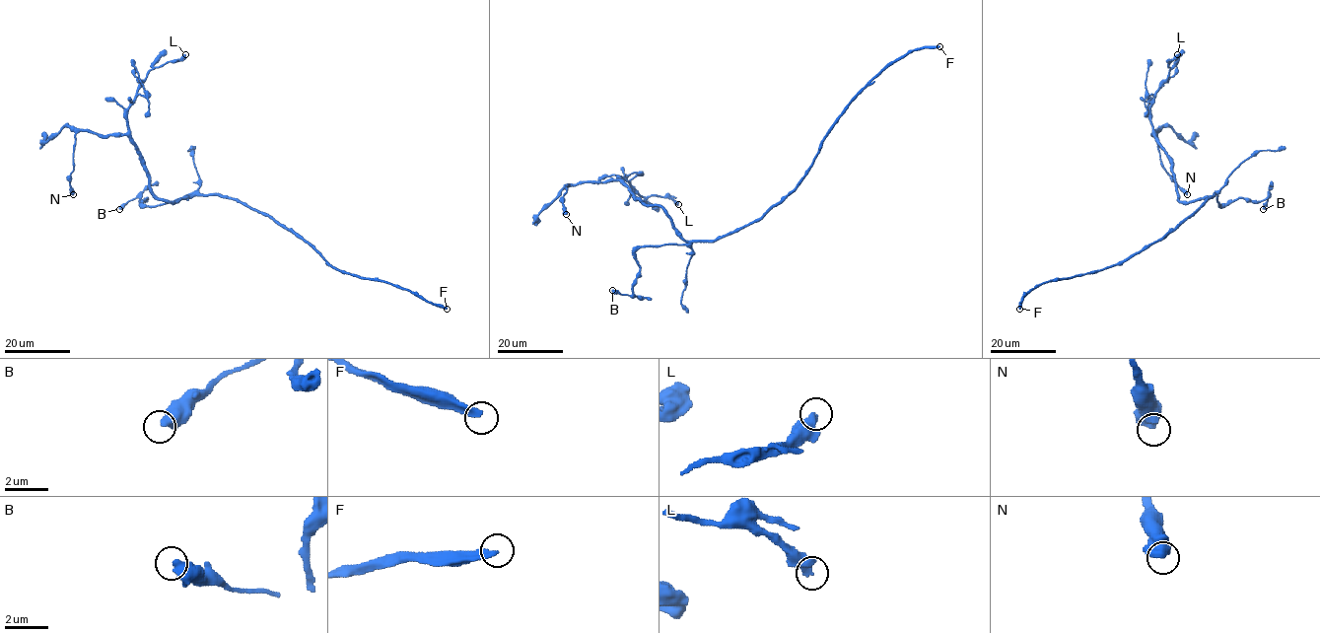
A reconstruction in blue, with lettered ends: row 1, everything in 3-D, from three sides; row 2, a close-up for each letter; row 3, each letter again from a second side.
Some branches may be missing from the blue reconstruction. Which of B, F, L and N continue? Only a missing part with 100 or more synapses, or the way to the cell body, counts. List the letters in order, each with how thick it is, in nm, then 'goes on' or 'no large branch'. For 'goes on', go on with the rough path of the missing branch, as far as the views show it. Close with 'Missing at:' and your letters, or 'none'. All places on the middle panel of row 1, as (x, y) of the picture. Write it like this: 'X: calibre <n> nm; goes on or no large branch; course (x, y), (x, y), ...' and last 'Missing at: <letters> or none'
B: calibre 500 nm; no large branch
F: calibre 320 nm; goes on
L: calibre 400 nm; no large branch
N: calibre 550 nm; no large branch
Missing at: F

